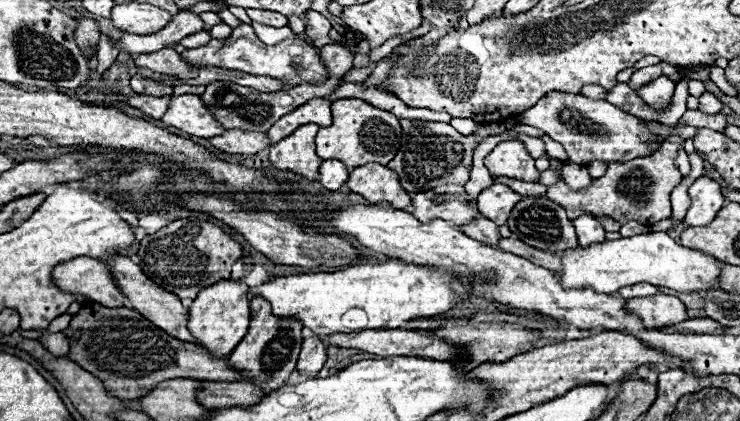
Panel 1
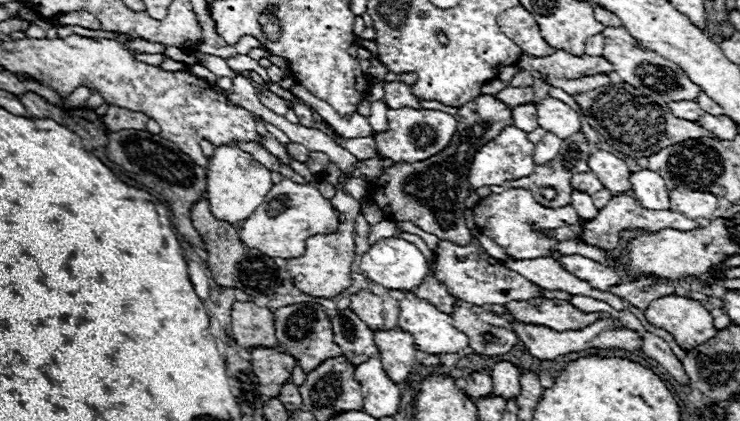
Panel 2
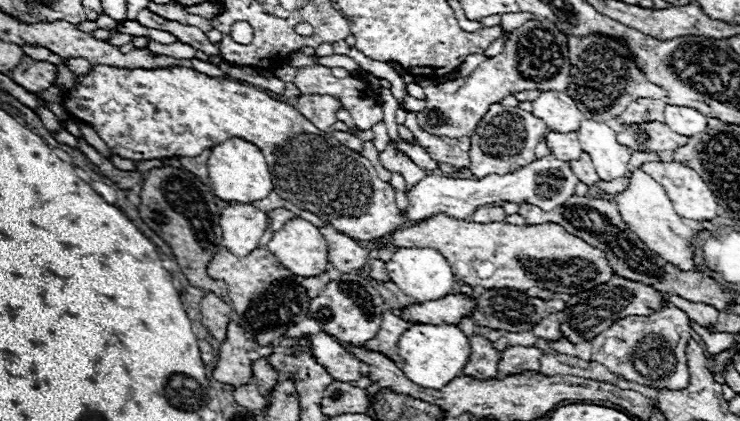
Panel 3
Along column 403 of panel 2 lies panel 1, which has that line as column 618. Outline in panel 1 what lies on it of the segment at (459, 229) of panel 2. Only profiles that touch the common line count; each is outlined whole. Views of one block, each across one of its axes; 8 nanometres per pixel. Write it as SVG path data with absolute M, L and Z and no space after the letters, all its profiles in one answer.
M670 136L664 140L662 148L650 156L636 158L636 160L630 160L624 164L618 164L618 162L608 164L606 174L592 180L592 184L584 190L572 190L572 188L568 188L568 184L558 182L558 184L548 186L546 196L550 200L554 200L556 204L564 206L570 220L574 220L576 216L582 216L582 214L594 214L594 216L610 216L610 218L618 220L620 224L636 220L640 224L652 226L652 224L672 216L670 192L682 180L682 174L674 166L674 158L676 158L676 152L682 142L684 140L680 136Z

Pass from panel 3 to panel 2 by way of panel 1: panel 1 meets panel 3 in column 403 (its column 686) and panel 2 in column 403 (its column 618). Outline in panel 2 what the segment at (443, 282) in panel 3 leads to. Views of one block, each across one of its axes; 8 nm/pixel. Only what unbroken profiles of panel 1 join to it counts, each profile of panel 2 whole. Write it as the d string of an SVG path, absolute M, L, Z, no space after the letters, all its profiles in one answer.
M382 238L376 244L372 244L370 250L362 256L360 268L368 280L372 280L388 290L414 290L430 274L430 268L426 264L426 258L422 256L422 252L414 244L410 244L402 238Z

